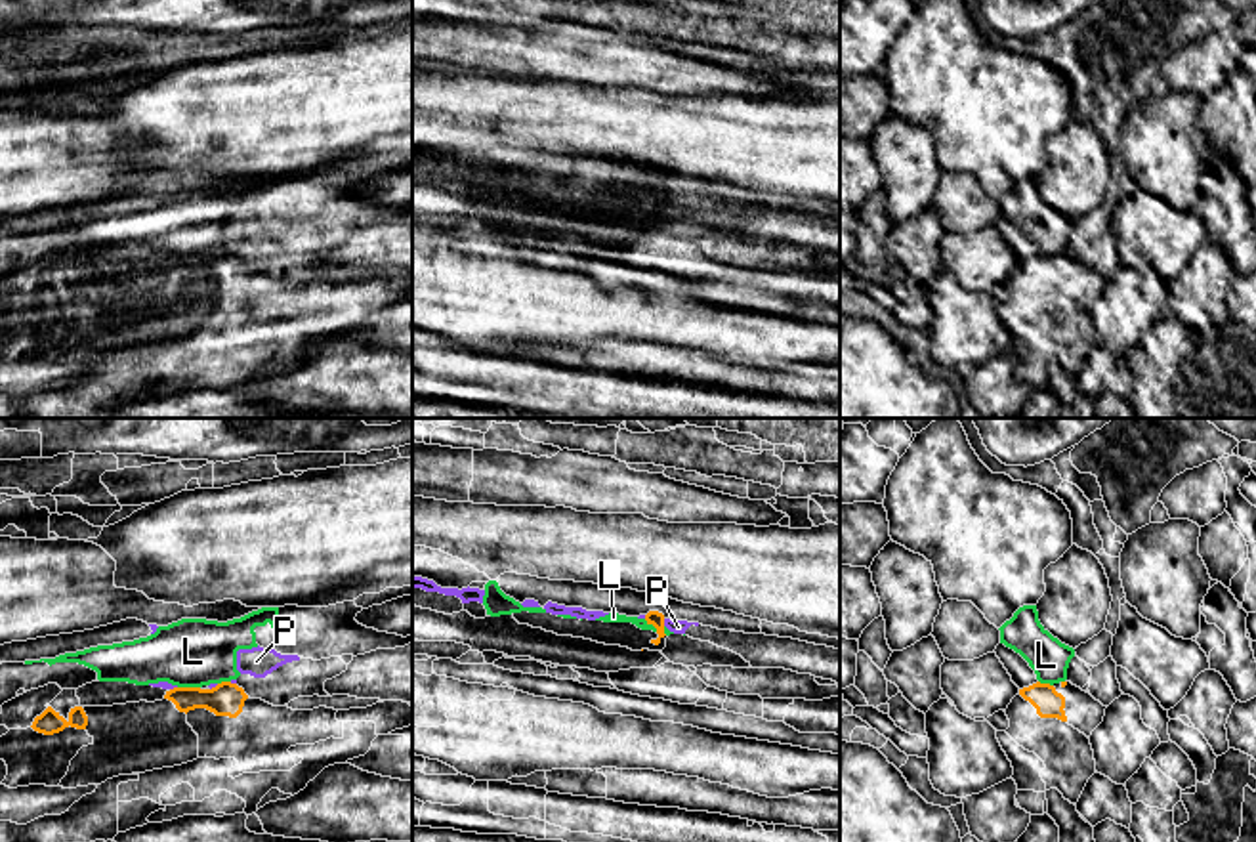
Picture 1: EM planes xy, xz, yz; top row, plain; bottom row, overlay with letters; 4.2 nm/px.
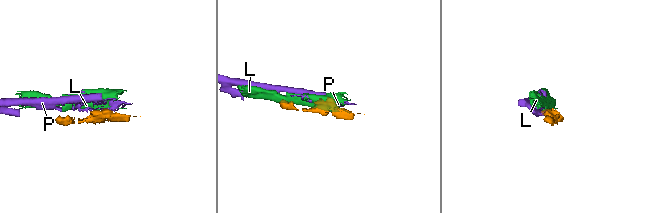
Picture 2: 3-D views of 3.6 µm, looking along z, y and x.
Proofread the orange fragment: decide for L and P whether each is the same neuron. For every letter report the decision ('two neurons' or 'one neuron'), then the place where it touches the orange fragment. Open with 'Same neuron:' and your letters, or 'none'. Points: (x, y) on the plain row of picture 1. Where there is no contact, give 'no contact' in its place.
Same neuron: none
L: two neurons; meets orange in xy at (189, 260)
P: two neurons; meets orange in xz at (663, 195)

